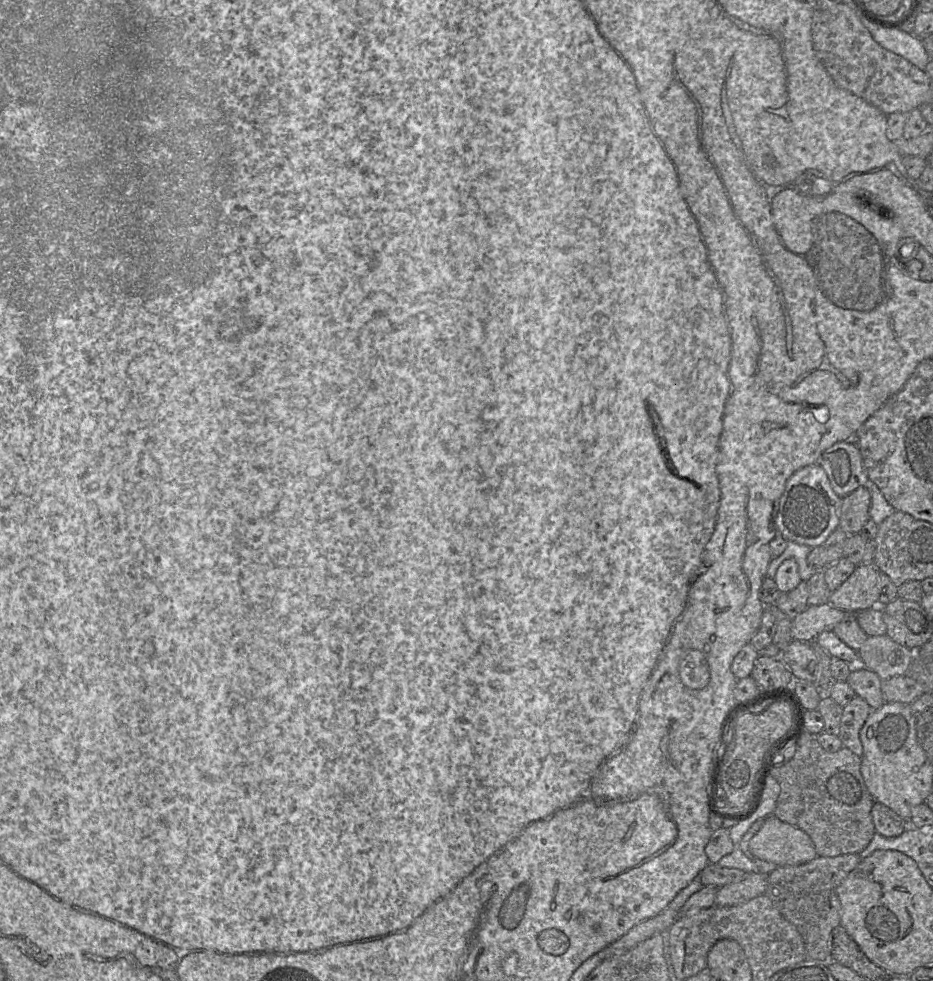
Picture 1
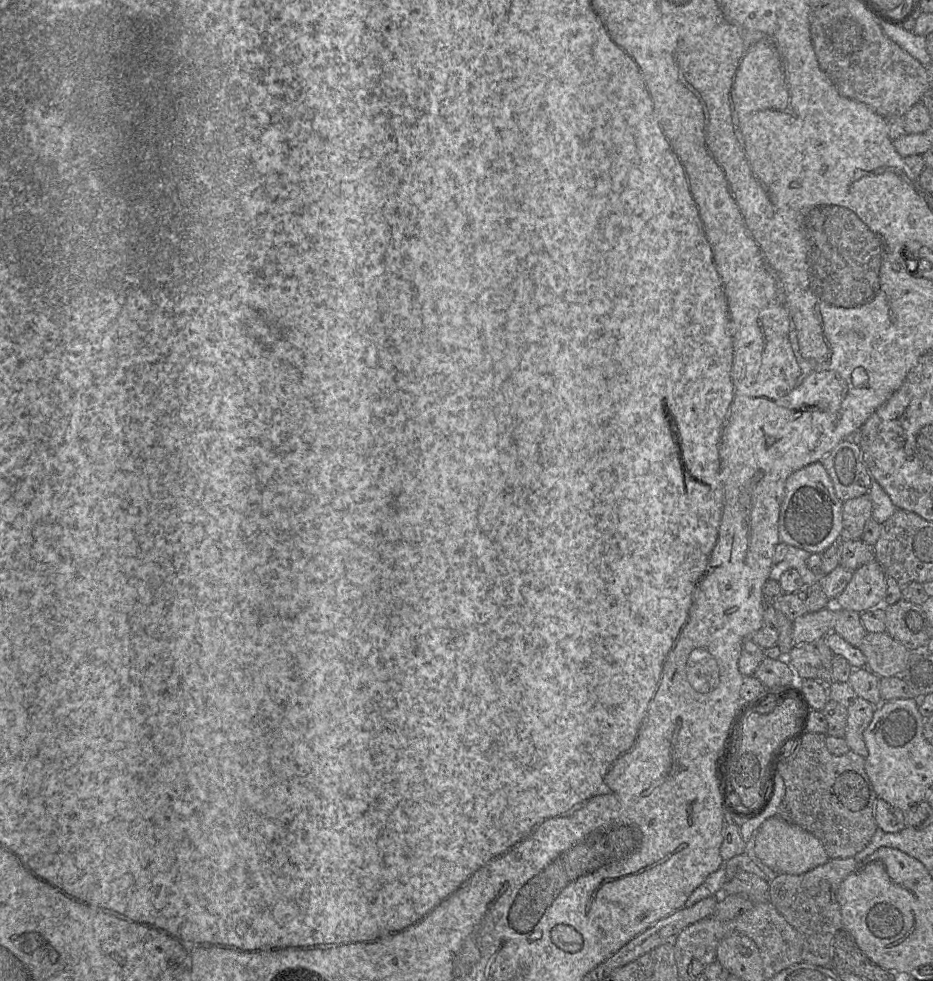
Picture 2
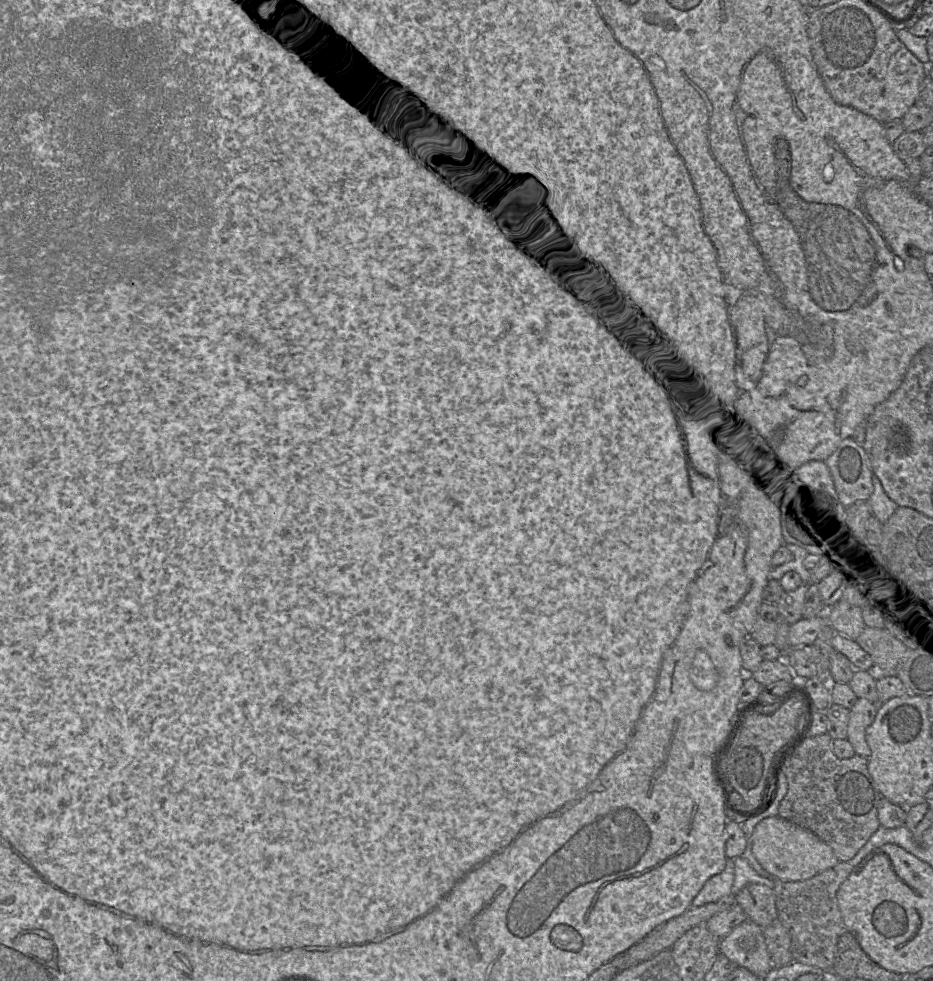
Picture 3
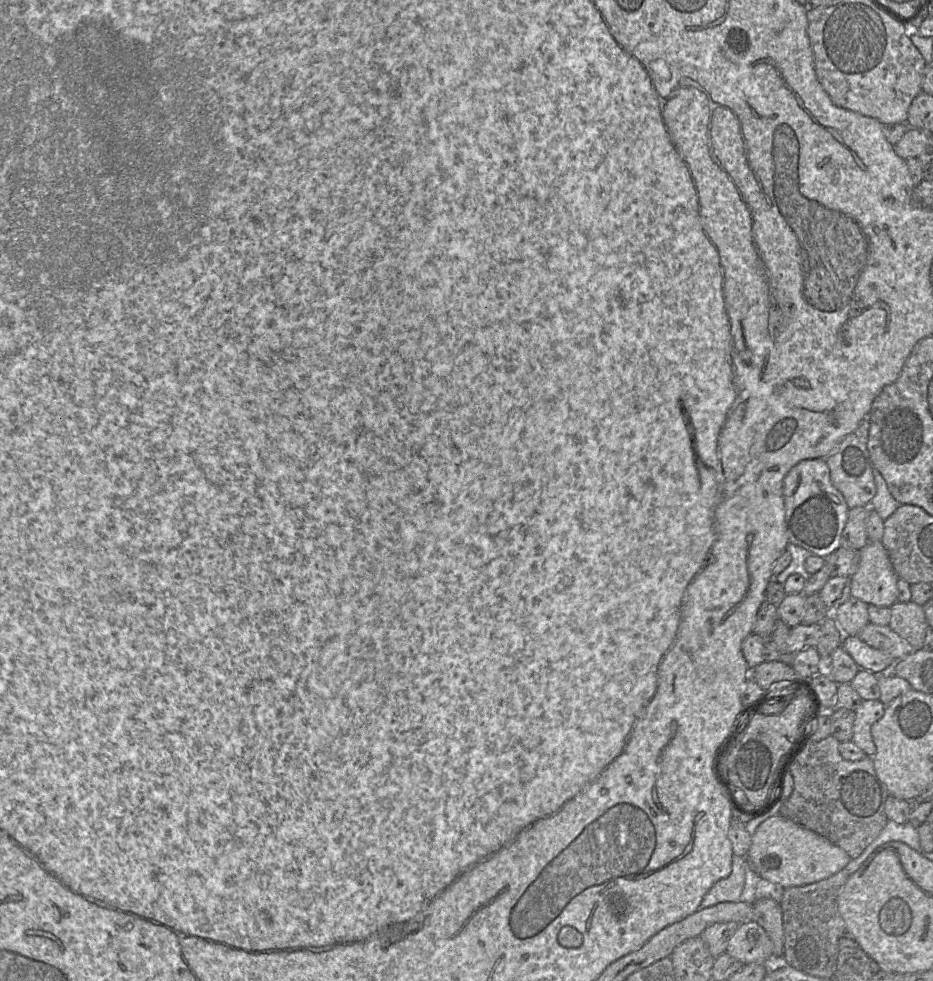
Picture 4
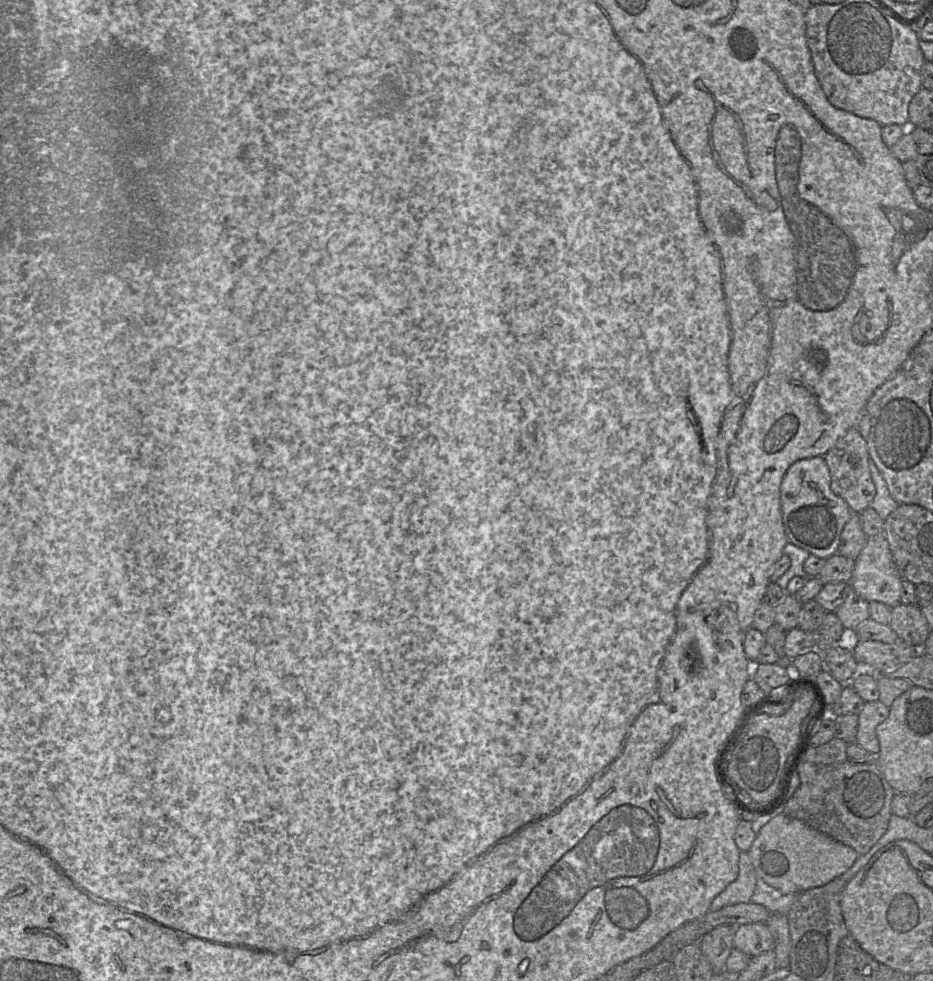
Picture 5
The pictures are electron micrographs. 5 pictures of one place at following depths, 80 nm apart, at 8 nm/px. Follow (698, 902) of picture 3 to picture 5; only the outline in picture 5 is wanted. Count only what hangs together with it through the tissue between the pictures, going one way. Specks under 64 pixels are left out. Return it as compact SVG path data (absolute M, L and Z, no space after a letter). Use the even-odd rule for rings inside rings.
M740 851L738 877L713 899L710 911L717 911L727 905L750 902L757 877L748 852Z

